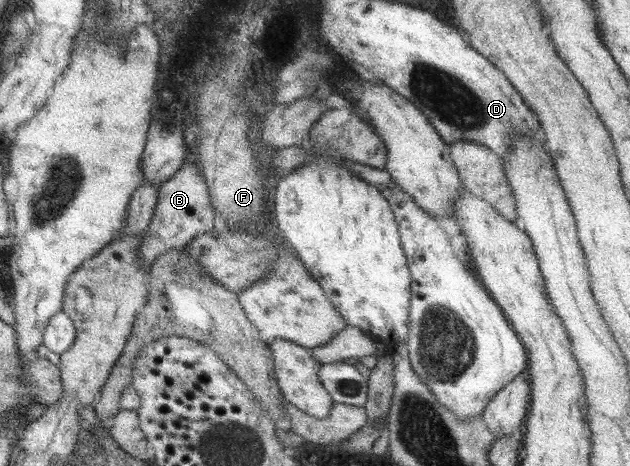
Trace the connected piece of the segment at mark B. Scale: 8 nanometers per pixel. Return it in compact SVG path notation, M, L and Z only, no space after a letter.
M185 163L172 179L159 184L156 206L149 227L141 236L137 254L141 264L150 268L151 264L165 252L173 248L183 248L196 235L203 235L213 229L215 210L201 168L194 163Z

